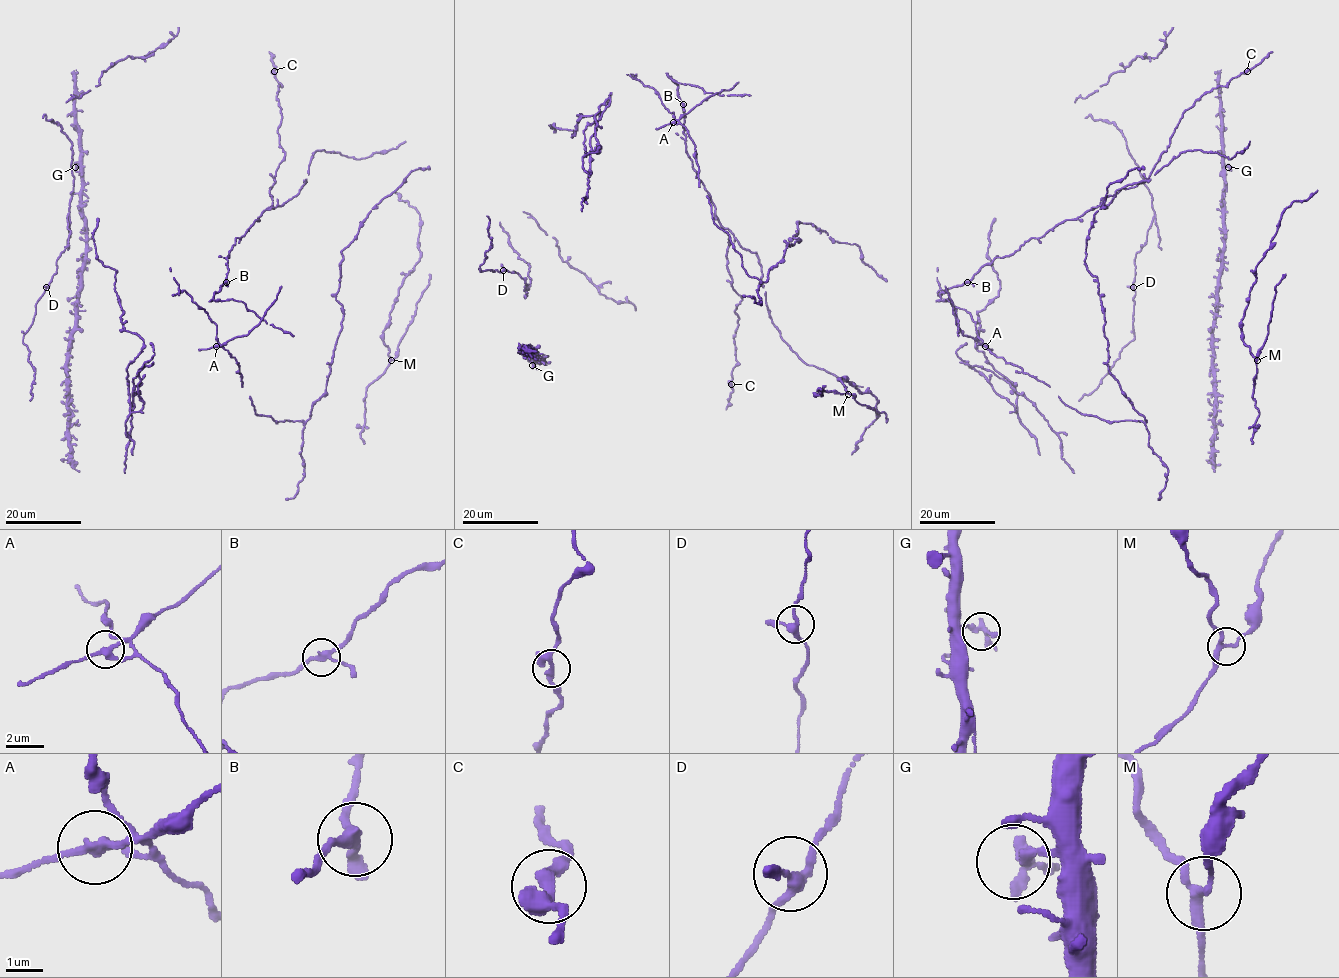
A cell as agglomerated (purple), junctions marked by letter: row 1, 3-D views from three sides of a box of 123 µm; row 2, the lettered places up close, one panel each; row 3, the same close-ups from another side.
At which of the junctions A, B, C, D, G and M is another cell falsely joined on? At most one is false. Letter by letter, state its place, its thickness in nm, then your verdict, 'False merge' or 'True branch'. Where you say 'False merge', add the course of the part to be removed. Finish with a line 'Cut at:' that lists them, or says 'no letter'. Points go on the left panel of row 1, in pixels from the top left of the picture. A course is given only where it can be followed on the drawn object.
A: Place: (216, 346). Thickness 220 nm. False merge. Course of the part to remove: (216, 346), (248, 333), (259, 323), (281, 286)
B: Place: (226, 282). Thickness 220 nm. True branch
C: Place: (274, 71). Thickness 260 nm. True branch
D: Place: (46, 287). Thickness 240 nm. True branch
G: Place: (75, 167). Thickness 240 nm. True branch
M: Place: (391, 360). Thickness 240 nm. True branch
Cut at: A

